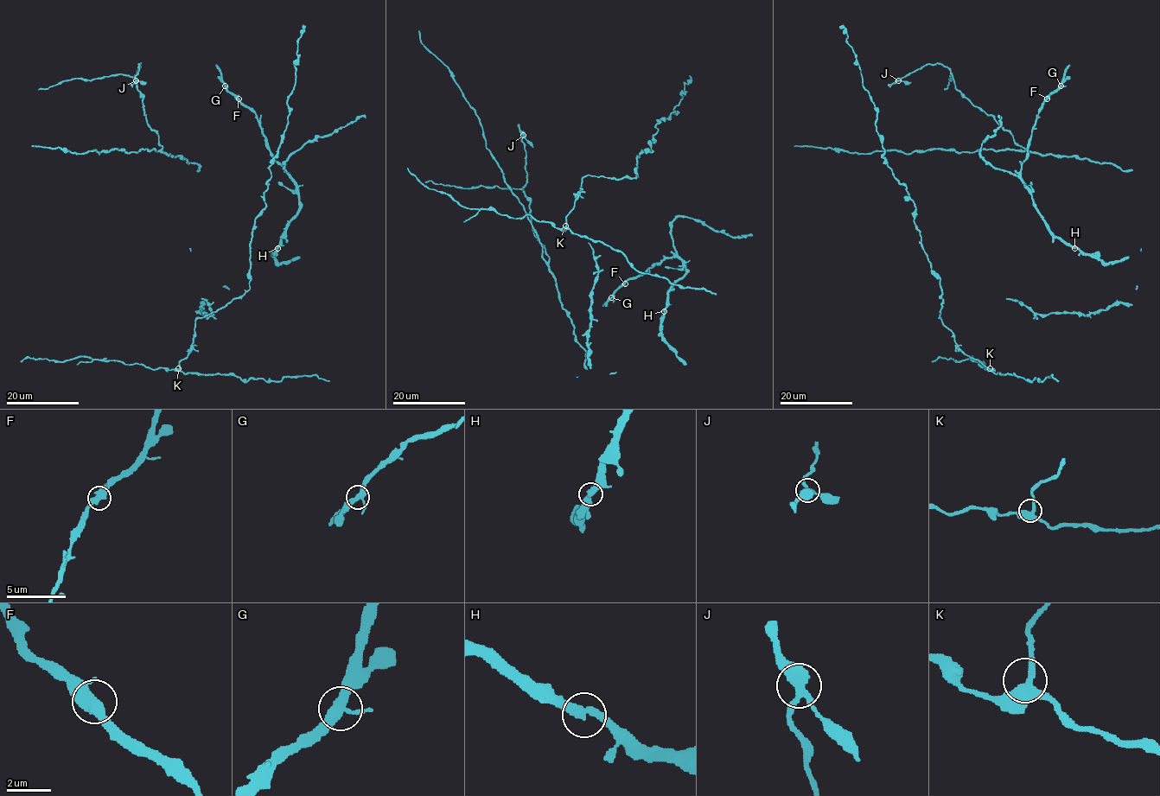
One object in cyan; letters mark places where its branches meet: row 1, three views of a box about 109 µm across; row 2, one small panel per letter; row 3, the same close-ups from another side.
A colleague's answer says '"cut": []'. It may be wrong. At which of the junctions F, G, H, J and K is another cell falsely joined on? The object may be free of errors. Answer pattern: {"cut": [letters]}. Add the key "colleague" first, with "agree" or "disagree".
{"colleague": "disagree", "cut": ["J"]}

